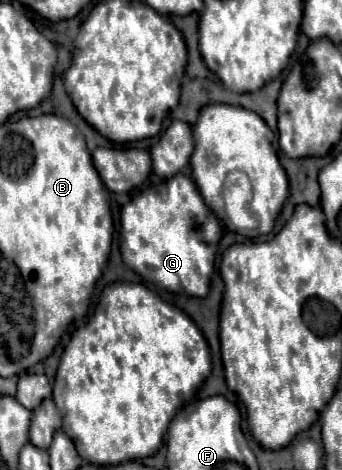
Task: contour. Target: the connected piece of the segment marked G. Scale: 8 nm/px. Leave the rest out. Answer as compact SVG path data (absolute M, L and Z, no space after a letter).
M176 174L162 184L142 190L122 208L120 224L120 252L128 268L168 292L184 292L188 296L208 294L222 224L206 208L192 178Z

